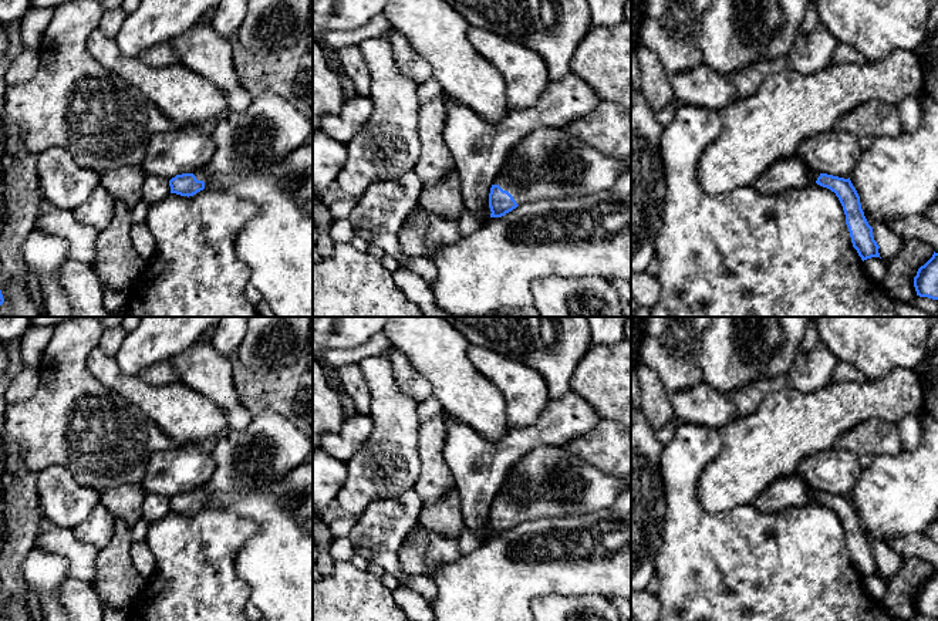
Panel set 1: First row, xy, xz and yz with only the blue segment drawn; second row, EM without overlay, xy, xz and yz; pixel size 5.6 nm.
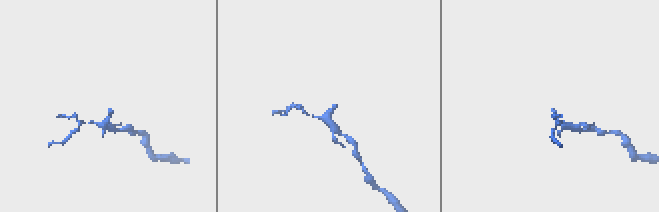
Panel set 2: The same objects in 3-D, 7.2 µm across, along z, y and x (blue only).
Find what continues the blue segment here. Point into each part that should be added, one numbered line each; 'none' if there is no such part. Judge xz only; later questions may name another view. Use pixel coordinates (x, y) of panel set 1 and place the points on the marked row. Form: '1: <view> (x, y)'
1: xz (566, 168)

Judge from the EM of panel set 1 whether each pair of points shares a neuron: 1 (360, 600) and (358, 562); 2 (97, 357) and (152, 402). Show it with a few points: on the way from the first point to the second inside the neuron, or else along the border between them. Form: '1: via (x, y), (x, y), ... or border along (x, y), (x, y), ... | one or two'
1: border along (351, 562), (363, 570), (374, 571), (385, 587) | two
2: via (110, 371), (124, 385), (138, 392) | one

